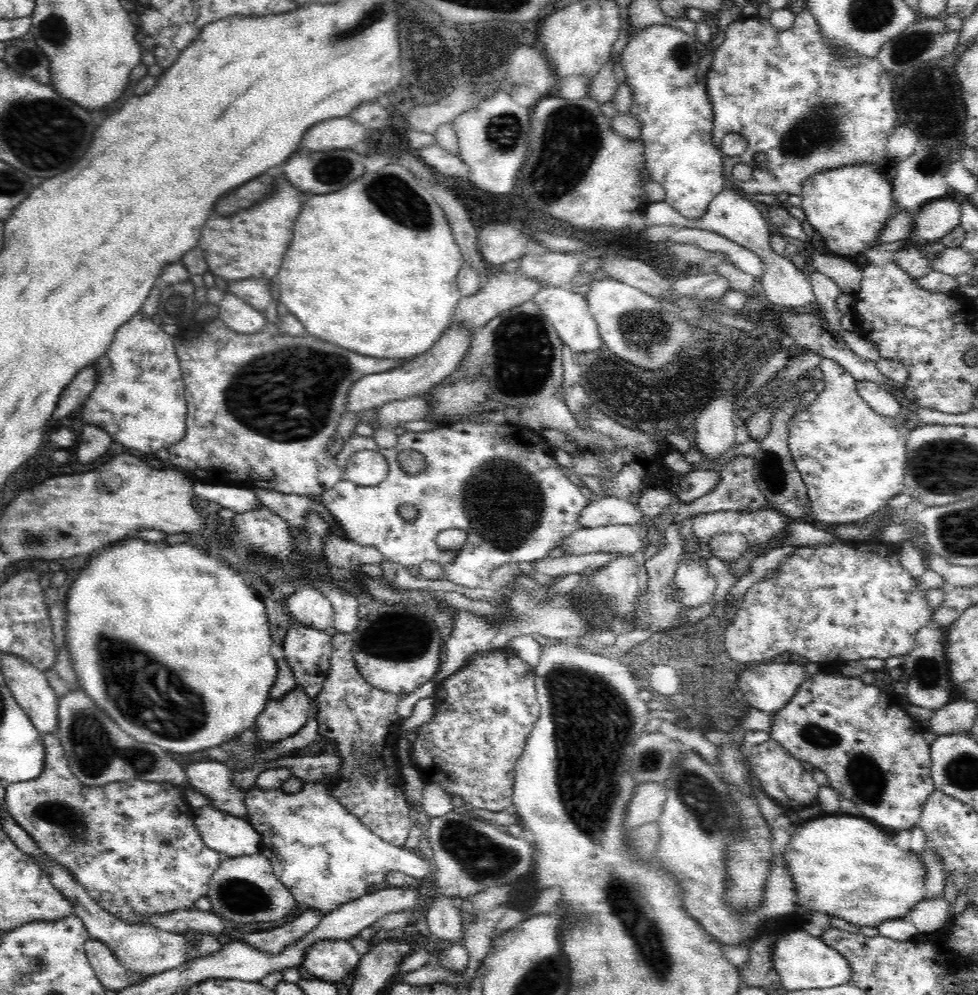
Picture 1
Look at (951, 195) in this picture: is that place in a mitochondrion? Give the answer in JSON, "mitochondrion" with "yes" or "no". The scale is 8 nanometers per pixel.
{"mitochondrion":"no"}

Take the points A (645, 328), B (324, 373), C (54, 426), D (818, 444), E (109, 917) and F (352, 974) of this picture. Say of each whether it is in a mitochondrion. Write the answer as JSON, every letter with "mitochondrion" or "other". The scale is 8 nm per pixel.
{"A":"mitochondrion","B":"mitochondrion","C":"other","D":"other","E":"other","F":"other"}

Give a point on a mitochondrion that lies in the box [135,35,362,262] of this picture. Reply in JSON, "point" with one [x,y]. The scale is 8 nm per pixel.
{"point":[333,169]}

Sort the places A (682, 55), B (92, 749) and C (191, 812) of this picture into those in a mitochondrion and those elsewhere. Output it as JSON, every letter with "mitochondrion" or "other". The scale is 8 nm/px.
{"A":"mitochondrion","B":"mitochondrion","C":"other"}

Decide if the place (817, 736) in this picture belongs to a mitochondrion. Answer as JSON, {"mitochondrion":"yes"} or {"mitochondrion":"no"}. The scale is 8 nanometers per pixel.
{"mitochondrion":"yes"}

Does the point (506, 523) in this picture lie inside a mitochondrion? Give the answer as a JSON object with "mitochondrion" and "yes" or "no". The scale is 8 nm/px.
{"mitochondrion":"yes"}

